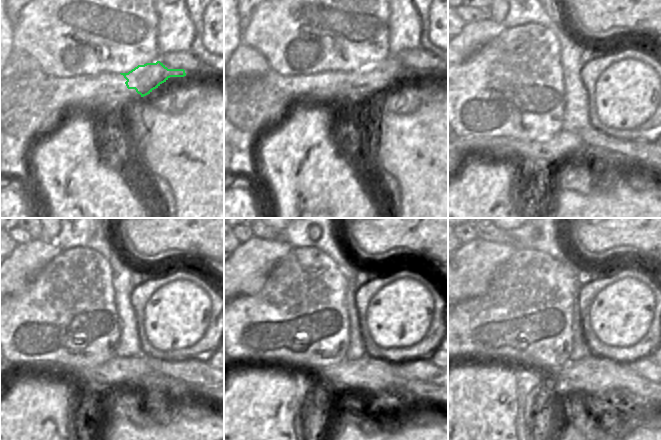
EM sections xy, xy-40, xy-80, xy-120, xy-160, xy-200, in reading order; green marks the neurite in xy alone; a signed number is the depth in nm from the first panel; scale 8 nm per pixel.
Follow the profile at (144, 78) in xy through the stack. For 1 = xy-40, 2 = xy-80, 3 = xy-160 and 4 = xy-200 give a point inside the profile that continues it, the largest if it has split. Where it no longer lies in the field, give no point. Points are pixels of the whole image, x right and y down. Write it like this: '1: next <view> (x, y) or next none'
1: next xy-40 (373, 77)
2: next xy-80 (627, 93)
3: next xy-160 (399, 316)
4: next xy-200 (621, 316)

